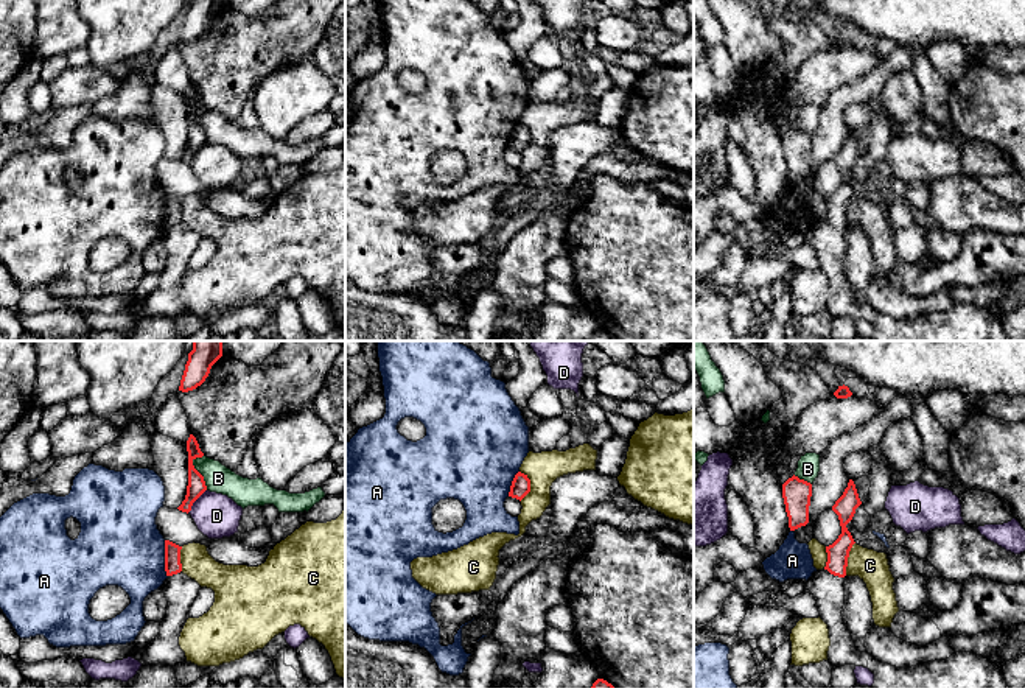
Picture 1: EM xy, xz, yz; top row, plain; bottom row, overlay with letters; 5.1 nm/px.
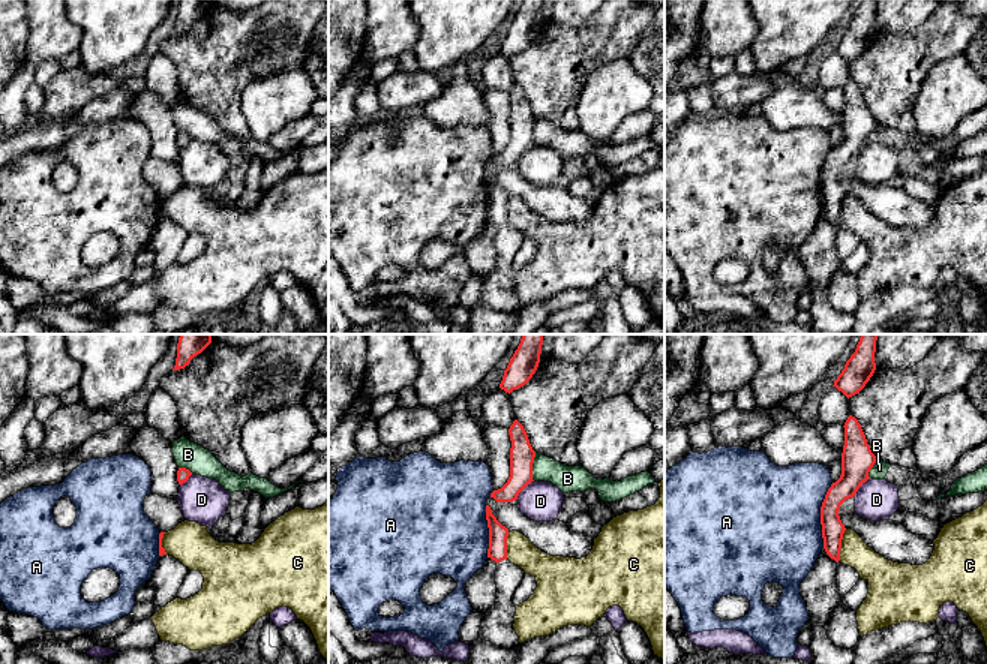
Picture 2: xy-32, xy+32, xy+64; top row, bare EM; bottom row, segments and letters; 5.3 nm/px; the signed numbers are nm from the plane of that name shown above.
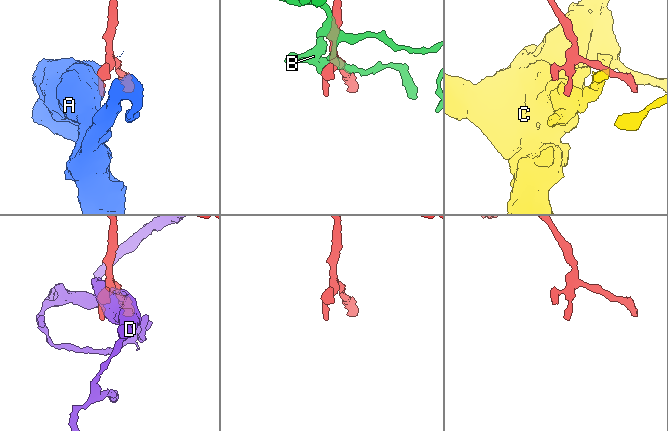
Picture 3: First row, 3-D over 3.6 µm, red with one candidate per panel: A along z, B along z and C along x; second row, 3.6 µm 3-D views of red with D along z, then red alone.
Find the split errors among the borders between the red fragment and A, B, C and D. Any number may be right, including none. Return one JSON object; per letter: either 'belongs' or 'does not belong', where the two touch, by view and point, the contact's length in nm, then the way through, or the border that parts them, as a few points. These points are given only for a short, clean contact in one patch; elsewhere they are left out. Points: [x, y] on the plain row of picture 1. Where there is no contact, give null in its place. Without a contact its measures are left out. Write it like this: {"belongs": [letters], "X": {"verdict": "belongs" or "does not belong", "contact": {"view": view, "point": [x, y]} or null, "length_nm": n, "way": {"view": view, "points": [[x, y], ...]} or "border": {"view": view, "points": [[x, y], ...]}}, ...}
{"belongs": [], "A": {"verdict": "does not belong", "contact": {"view": "xy", "point": [165, 210]}, "length_nm": 190}, "B": {"verdict": "does not belong", "contact": {"view": "xy", "point": [196, 122]}, "length_nm": 190}, "C": {"verdict": "does not belong", "contact": {"view": "xz", "point": [529, 137]}, "length_nm": 160, "border": {"view": "xz", "points": [[520, 122], [529, 131], [529, 142], [520, 151]]}}, "D": {"verdict": "does not belong", "contact": {"view": "xy", "point": [195, 151]}, "length_nm": 160, "border": {"view": "xy", "points": [[206, 140], [187, 164]]}}}

